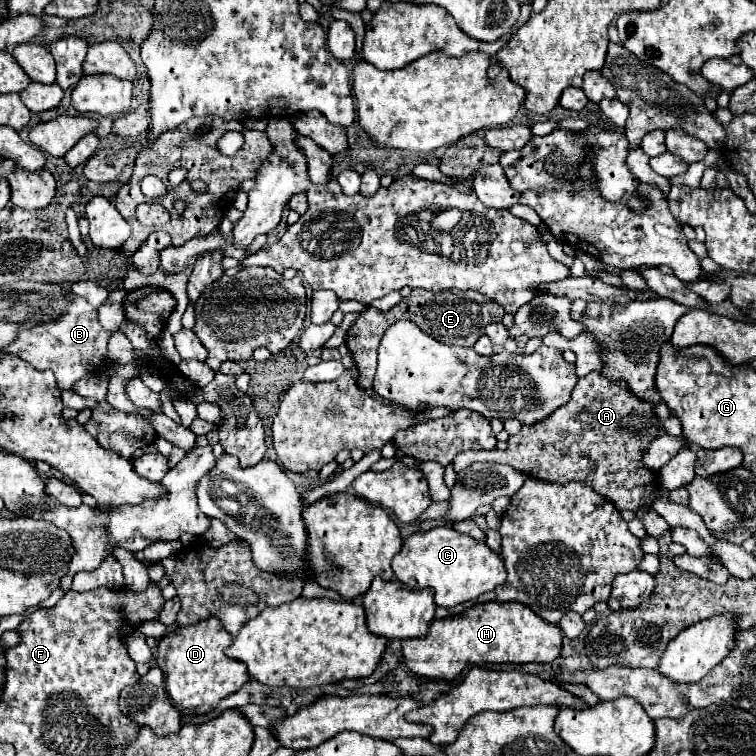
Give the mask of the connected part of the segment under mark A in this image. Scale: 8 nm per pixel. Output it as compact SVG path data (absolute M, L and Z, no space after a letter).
M592 371L578 379L568 403L536 425L522 425L520 433L508 439L508 449L464 451L452 463L454 471L464 471L476 461L492 461L550 483L586 481L596 493L608 497L618 511L636 511L652 503L652 495L660 485L656 473L640 463L644 449L658 435L658 429L660 421L650 403L636 399L628 393L626 385L614 385L602 373Z

